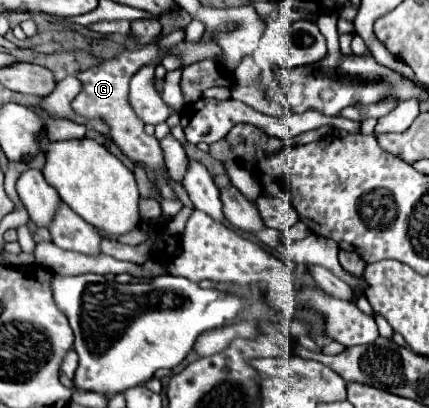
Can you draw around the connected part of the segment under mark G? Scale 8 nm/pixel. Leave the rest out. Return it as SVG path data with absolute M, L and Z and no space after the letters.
M148 44L140 50L124 50L122 54L110 58L110 60L104 60L100 62L98 66L94 68L88 68L84 72L78 74L78 80L82 82L82 90L80 94L74 98L72 106L74 110L80 114L80 116L86 116L86 118L104 118L110 128L112 128L112 140L114 144L122 150L124 156L132 158L132 162L140 162L144 166L150 166L156 176L158 176L158 188L162 192L164 198L176 198L176 194L172 192L172 188L166 184L166 180L162 178L160 174L160 166L164 164L164 158L162 158L162 150L160 150L160 144L156 138L144 138L144 122L140 122L140 118L136 116L136 112L132 110L130 102L128 102L128 84L130 84L130 78L142 68L142 66L148 66L148 64L160 64L164 60L166 54L162 54L160 46L158 44Z

